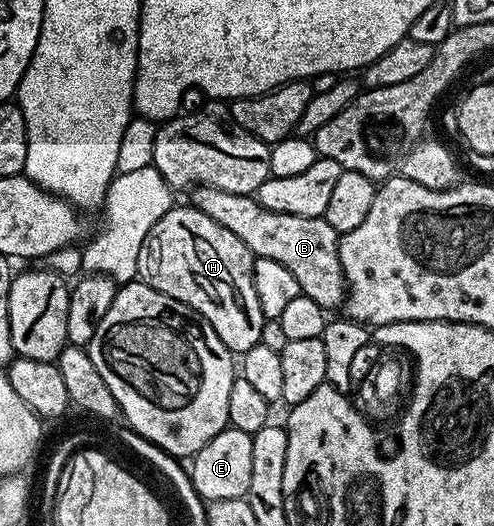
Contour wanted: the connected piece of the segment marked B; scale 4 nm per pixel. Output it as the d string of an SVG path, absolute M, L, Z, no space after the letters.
M209 185L195 186L191 190L190 196L192 196L190 198L192 208L202 211L202 215L210 215L210 219L214 219L214 223L222 223L222 227L226 227L226 231L234 231L234 235L238 235L238 239L242 239L242 243L246 243L253 258L265 257L274 259L274 263L282 263L282 267L286 267L286 271L290 271L290 275L294 275L294 279L298 279L301 294L314 299L314 303L318 303L318 307L332 311L332 309L339 310L343 306L346 286L342 263L338 259L340 243L334 227L330 227L330 223L326 223L324 217L286 215L282 211L270 211L266 207L262 207L255 196L234 195L230 191L218 191L218 187Z

